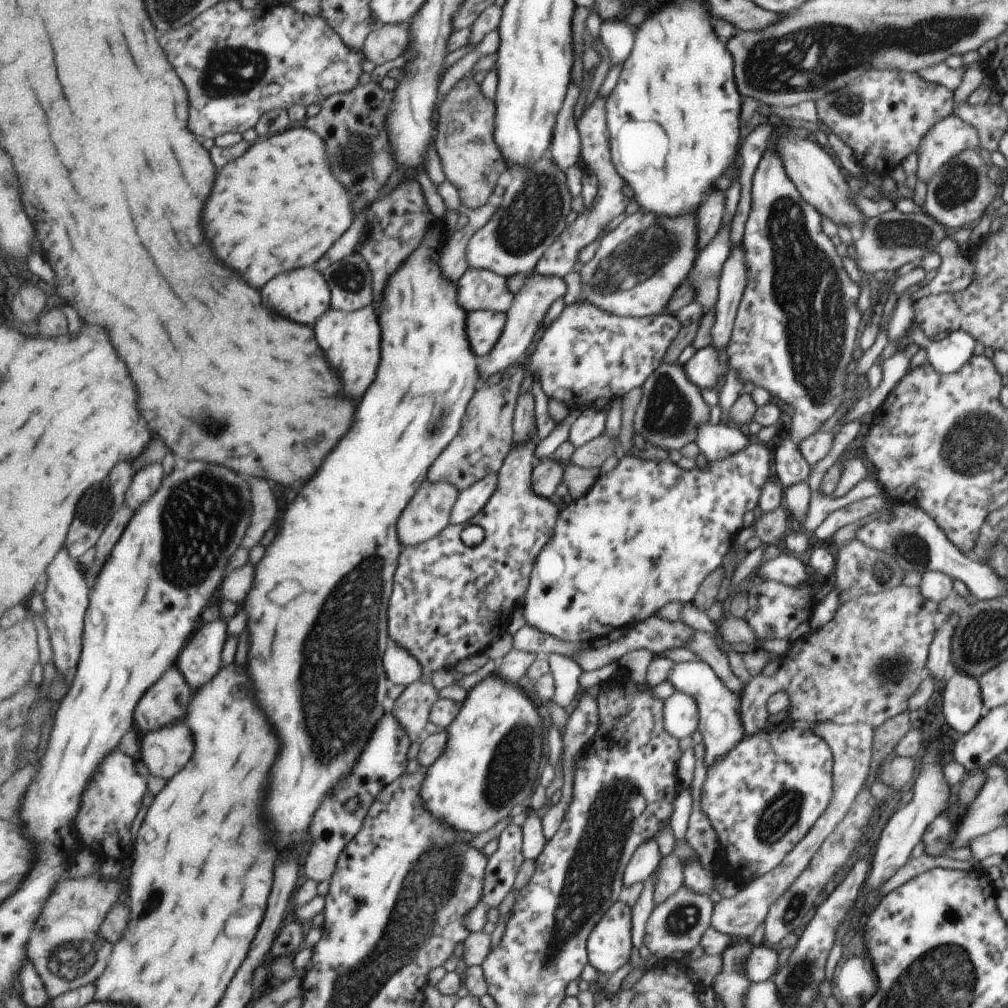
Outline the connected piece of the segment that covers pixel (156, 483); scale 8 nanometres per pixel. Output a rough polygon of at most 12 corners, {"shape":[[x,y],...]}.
{"shape":[[163,464],[135,474],[125,501],[133,515],[161,488]]}

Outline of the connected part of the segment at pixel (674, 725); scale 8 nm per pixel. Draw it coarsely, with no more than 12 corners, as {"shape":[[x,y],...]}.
{"shape":[[674,691],[663,702],[662,726],[679,740],[697,730],[696,701]]}

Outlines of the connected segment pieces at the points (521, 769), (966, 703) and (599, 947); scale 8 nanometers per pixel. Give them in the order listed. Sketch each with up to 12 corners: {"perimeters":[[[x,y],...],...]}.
{"perimeters":[[[497,669],[425,769],[423,806],[468,837],[527,804],[544,711]],[[945,680],[943,720],[962,735],[985,713],[977,680]],[[615,902],[590,936],[590,965],[600,976],[629,961],[631,909]]]}

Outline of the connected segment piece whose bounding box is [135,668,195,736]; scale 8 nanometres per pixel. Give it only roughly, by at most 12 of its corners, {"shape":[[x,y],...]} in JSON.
{"shape":[[169,670],[135,712],[142,735],[186,720],[195,690]]}

